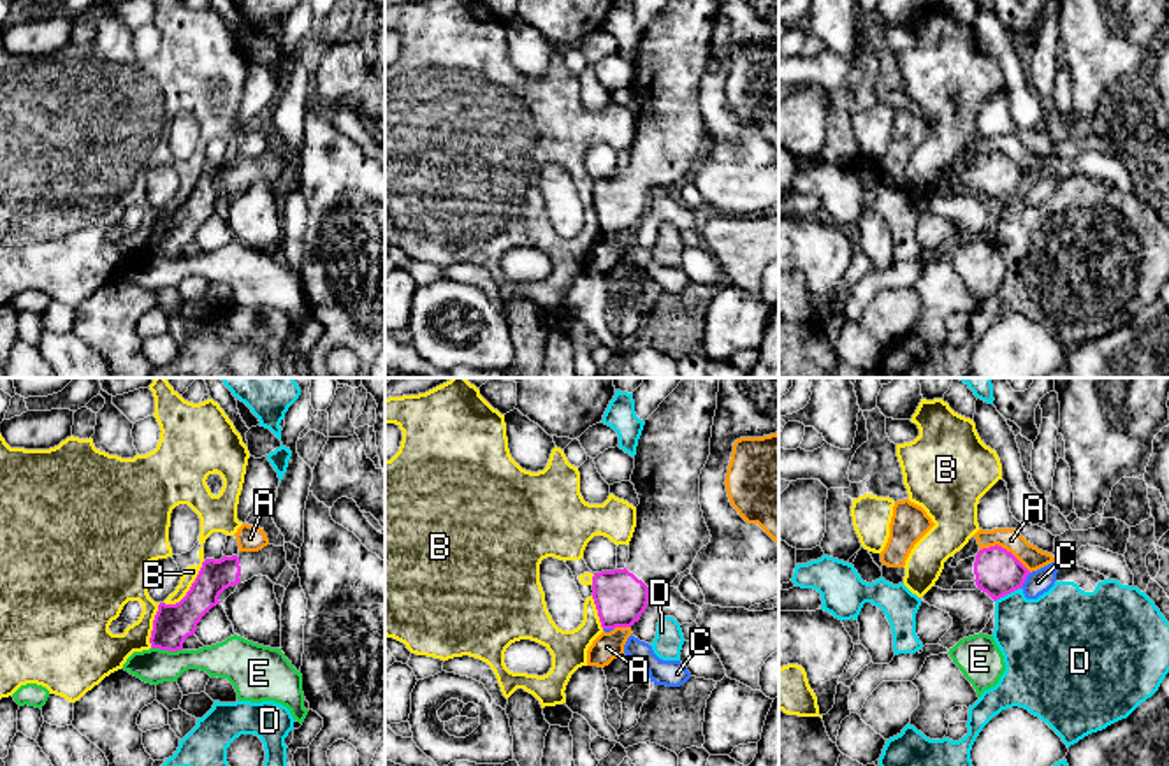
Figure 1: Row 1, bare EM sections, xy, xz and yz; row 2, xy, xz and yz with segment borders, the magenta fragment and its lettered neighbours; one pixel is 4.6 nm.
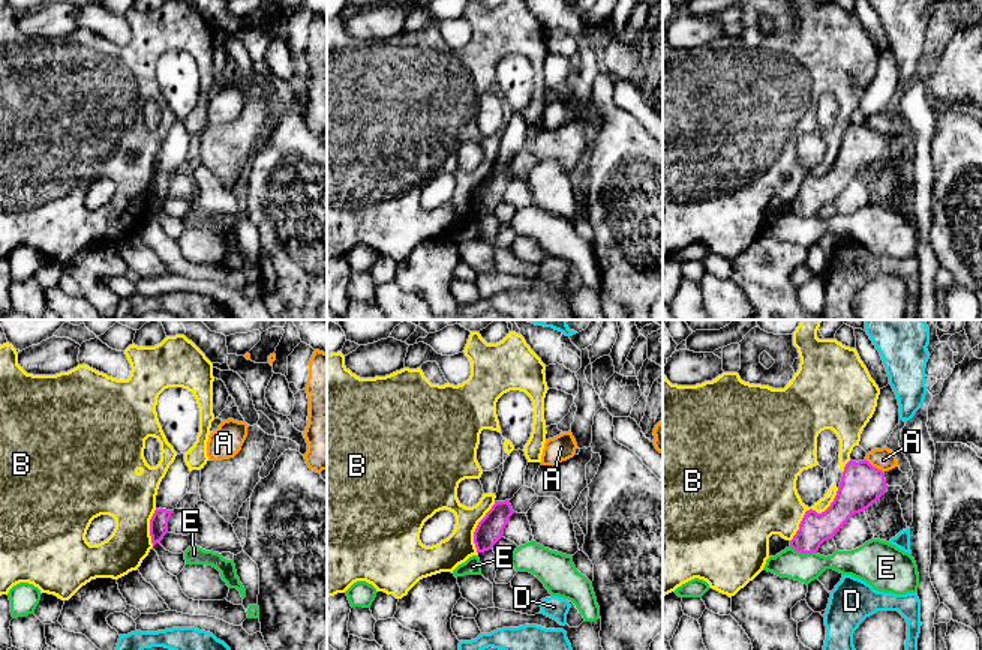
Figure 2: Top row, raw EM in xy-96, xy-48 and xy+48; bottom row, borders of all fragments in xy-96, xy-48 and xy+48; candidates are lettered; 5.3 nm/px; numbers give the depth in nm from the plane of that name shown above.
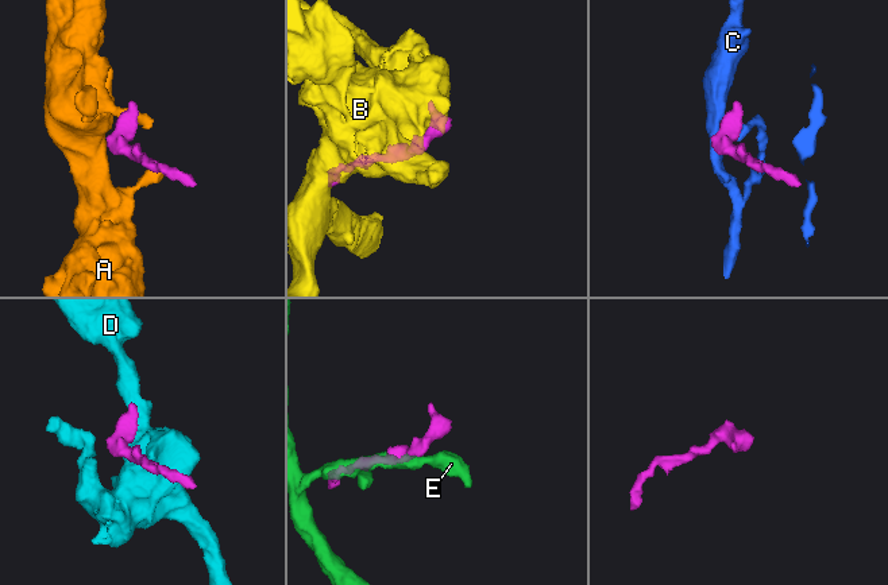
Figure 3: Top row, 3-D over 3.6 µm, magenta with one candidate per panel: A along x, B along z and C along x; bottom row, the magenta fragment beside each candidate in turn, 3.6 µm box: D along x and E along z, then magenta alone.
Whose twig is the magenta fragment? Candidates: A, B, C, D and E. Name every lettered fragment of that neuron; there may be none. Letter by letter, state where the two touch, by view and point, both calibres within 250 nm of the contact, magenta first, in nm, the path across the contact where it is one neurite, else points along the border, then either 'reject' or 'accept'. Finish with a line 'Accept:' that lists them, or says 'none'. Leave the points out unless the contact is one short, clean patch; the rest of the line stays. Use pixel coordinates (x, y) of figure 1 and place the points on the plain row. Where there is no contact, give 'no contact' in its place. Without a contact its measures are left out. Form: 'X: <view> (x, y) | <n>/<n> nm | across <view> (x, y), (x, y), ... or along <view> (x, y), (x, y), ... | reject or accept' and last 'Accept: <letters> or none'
A: yz (1004, 155) | 220/100 nm | along yz (980, 155), (1001, 151), (1031, 178) | reject
B: xy (190, 194) | 180/60 nm | reject
C: yz (1025, 185) | 220/110 nm | along yz (1031, 180), (1020, 194) | reject
D: yz (1008, 199) | 220/360 nm | along yz (1020, 194), (995, 208) | reject
E: xy (167, 255) | 180/160 nm | reject
Accept: none

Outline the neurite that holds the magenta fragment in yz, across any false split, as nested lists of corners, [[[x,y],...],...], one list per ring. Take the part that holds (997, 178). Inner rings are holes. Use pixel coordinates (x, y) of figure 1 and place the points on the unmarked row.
[[[995,151],[979,156],[974,163],[951,174],[955,162],[944,169],[944,176],[933,193],[953,197],[956,188],[974,188],[993,207],[1023,193],[1030,177],[1006,155]]]

